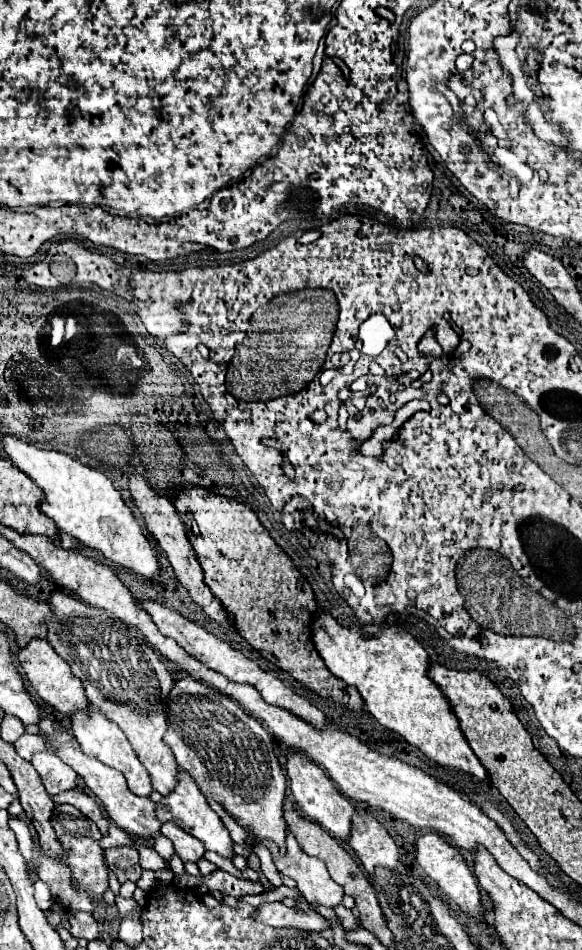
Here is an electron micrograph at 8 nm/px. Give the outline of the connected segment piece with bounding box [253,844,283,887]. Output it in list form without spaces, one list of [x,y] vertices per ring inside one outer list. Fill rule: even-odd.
[[[256,844],[253,846],[253,852],[259,857],[260,865],[262,872],[266,878],[273,884],[275,887],[282,885],[280,874],[277,871],[273,861],[270,851],[264,847],[262,844]]]

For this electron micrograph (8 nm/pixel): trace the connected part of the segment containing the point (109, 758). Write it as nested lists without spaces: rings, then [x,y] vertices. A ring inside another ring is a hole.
[[[88,707],[84,711],[74,711],[70,715],[72,719],[72,733],[76,737],[76,741],[82,745],[84,753],[94,753],[104,765],[118,769],[128,783],[128,789],[138,795],[138,797],[148,797],[152,793],[152,785],[148,781],[148,773],[144,773],[144,767],[140,765],[140,761],[136,761],[136,753],[132,753],[132,747],[128,745],[128,739],[124,737],[124,733],[120,731],[120,727],[110,721],[102,711],[98,711],[96,707]]]

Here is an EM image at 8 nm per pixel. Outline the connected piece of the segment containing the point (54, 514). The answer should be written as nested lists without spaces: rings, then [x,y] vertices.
[[[2,435],[2,445],[6,459],[10,459],[42,489],[44,497],[40,501],[40,511],[44,511],[44,515],[50,517],[60,531],[70,533],[78,541],[100,551],[106,559],[120,567],[128,567],[134,573],[144,577],[154,577],[160,573],[156,551],[144,537],[130,507],[102,471],[86,467],[66,453],[38,449],[36,445],[20,441],[14,435]]]

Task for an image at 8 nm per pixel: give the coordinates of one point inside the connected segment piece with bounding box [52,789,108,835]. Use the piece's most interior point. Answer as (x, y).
(84, 804)

